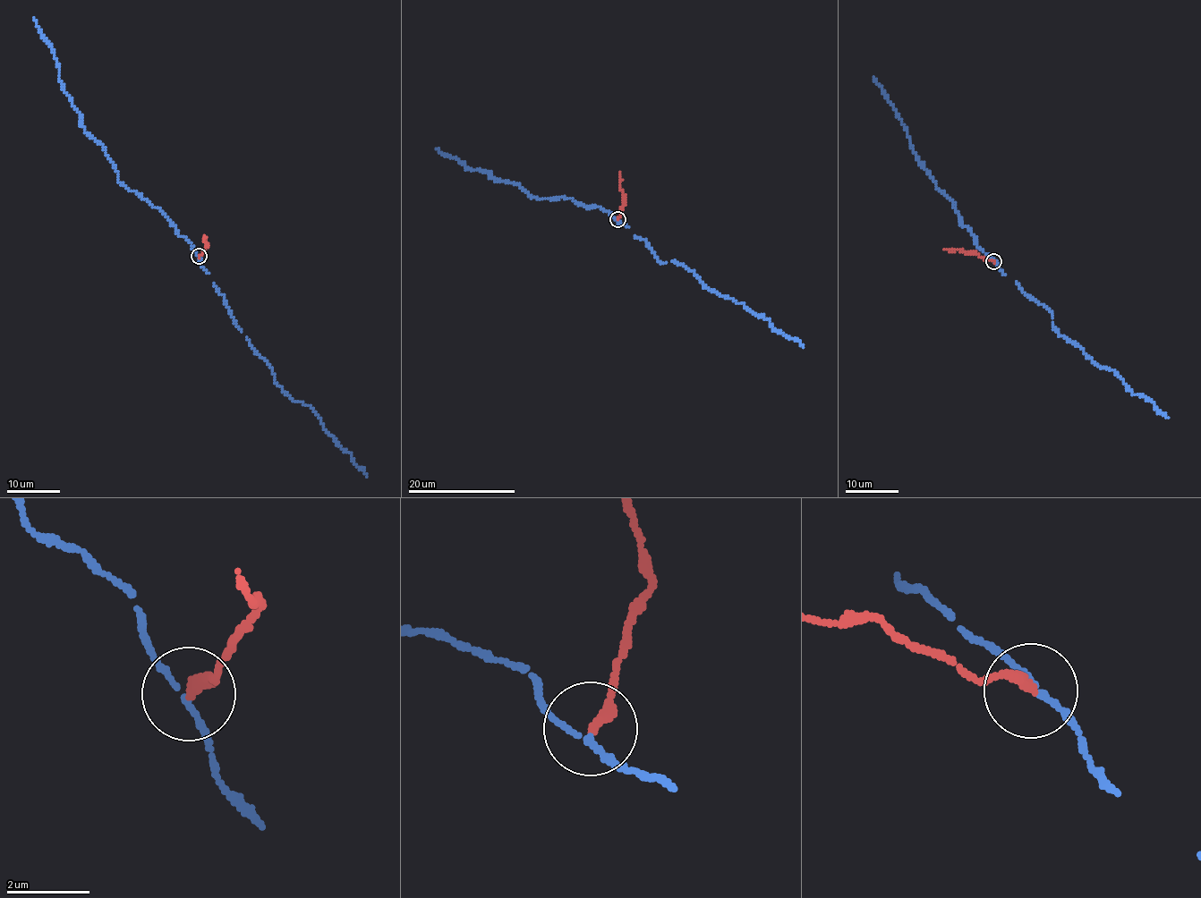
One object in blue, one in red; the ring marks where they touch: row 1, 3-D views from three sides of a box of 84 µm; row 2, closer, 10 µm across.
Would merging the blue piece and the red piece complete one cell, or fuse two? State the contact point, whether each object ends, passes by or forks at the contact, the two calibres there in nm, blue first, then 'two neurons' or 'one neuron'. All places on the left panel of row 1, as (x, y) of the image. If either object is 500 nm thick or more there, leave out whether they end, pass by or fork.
at (199, 256); blue passes by; red ends there; 110 nm thick on the blue side, 280 nm on the other; two neurons

